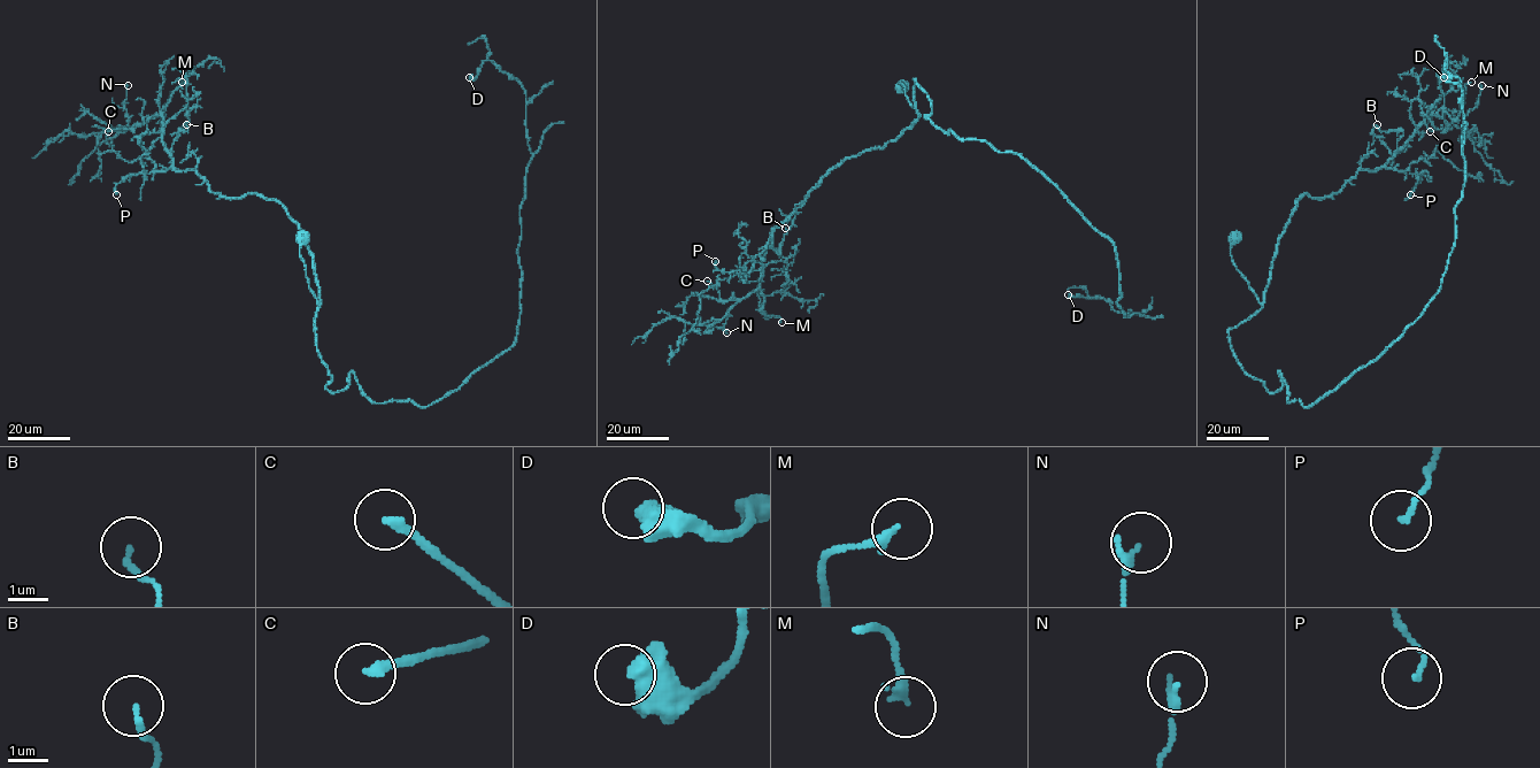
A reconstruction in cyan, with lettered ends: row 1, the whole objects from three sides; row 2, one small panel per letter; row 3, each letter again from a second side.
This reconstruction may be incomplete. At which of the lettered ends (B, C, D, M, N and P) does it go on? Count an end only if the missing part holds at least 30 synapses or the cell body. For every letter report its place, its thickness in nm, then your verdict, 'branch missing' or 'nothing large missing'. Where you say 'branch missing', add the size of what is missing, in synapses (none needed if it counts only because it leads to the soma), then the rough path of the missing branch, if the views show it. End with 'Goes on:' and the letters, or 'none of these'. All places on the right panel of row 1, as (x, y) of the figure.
B: (1377, 124) | 140 nm | nothing large missing
C: (1430, 131) | 240 nm | nothing large missing
D: (1444, 77) | 650 nm | nothing large missing
M: (1471, 82) | 220 nm | nothing large missing
N: (1481, 85) | 180 nm | nothing large missing
P: (1410, 194) | 100 nm | nothing large missing
Goes on: none of these

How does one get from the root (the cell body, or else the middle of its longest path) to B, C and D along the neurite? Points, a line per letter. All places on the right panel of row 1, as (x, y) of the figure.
B: (1233, 239), (1231, 259), (1261, 305), (1296, 201), (1330, 197), (1394, 155), (1403, 130), (1377, 124)
C: (1233, 239), (1261, 305), (1296, 201), (1383, 167), (1430, 115), (1449, 129), (1430, 131)
D: (1233, 239), (1262, 307), (1229, 330), (1233, 354), (1308, 407), (1440, 288), (1464, 181), (1446, 60), (1444, 77)

